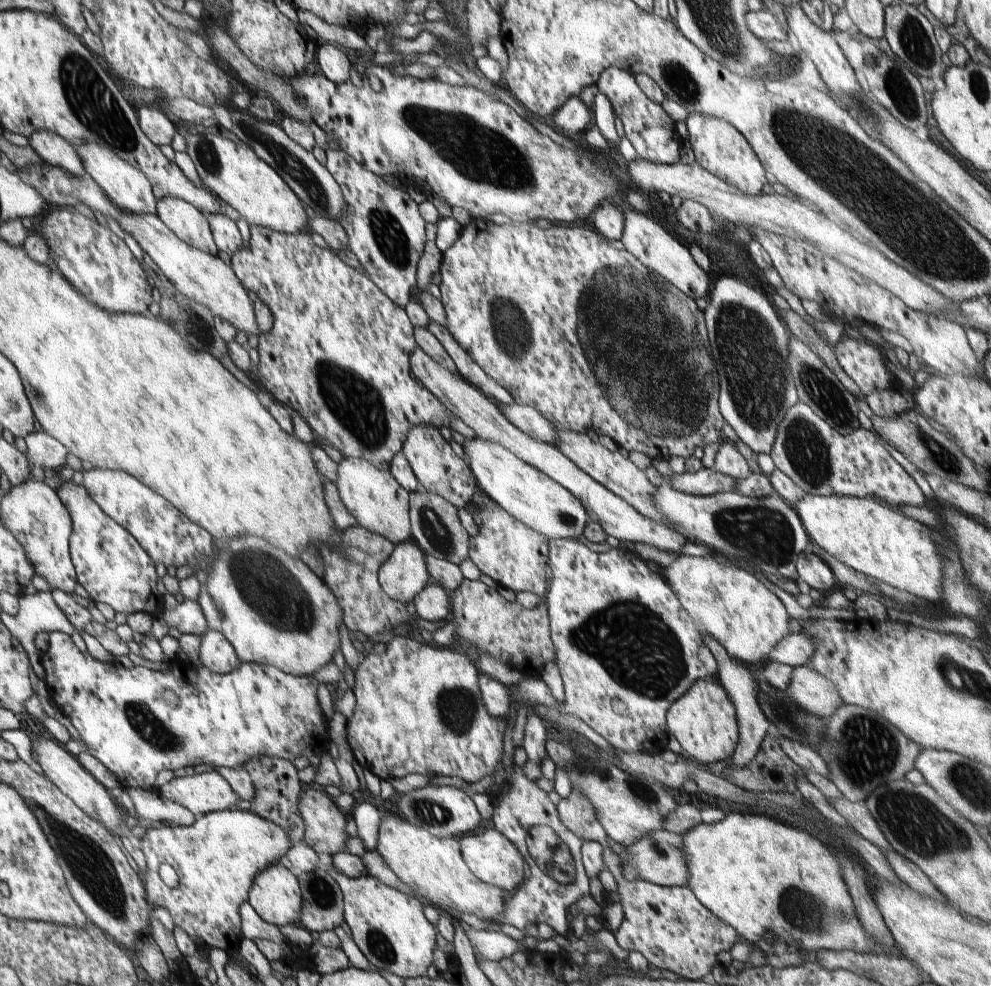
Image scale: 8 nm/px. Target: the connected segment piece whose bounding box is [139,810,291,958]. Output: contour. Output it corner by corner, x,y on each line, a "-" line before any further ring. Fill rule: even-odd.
225,810
225,812
211,812
205,816
197,816
197,822
193,826
173,826
173,824
161,824
161,826
151,826
145,830
145,834
139,838
139,850
145,856
147,870
143,872
143,882
145,882
145,892
151,902
151,906
159,906
169,912
173,926
179,926
195,944
199,952
203,950
213,950
221,948
229,958
239,954
239,916
237,908
249,900
249,890
257,874
265,870
267,866
279,862
279,856
285,856
289,850
291,840
285,836
281,826
263,820
261,816
249,812
239,812
239,810
-
159,864
169,864
177,878
179,884
177,888
167,888
159,876
157,876
157,866

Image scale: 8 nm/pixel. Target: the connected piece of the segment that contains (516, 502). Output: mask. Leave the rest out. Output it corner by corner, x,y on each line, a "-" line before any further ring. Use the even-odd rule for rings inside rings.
477,436
471,440
469,438
465,440
463,454
469,462
469,468
473,468
473,474
477,476
479,492
489,496
515,520
547,536
547,540
577,540
577,536
583,534
587,524
587,512
583,504
567,488
557,484
553,478
549,478
541,470
523,462
521,458
511,454
507,448
495,442
481,440

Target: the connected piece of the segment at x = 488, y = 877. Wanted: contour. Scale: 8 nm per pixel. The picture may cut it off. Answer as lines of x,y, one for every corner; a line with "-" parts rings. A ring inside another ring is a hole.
495,828
483,830
481,834
465,834
465,836
457,836
457,844
461,848
461,858
465,860
465,866
469,866
469,870
477,876
477,880
497,886
503,892
513,892
523,876
525,876
525,862
523,856
519,854
519,850
515,848
515,844
511,844
503,834
499,834

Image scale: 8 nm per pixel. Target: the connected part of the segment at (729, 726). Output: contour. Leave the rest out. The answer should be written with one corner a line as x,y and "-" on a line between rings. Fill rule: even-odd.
697,680
681,698
677,698
665,712
667,734
673,734
683,752
699,764
723,762
733,756
737,744
735,708
719,682

